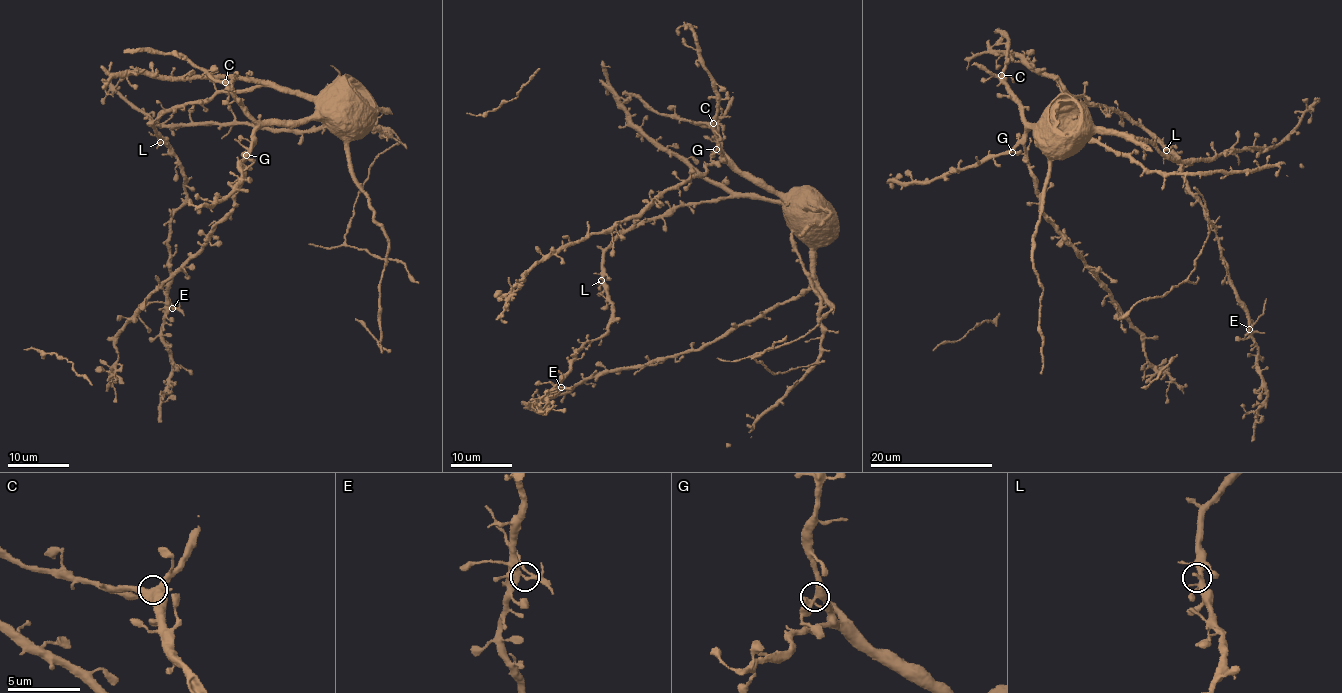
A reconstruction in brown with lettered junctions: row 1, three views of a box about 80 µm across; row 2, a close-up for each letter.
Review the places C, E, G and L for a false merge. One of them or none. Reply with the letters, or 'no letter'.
E

